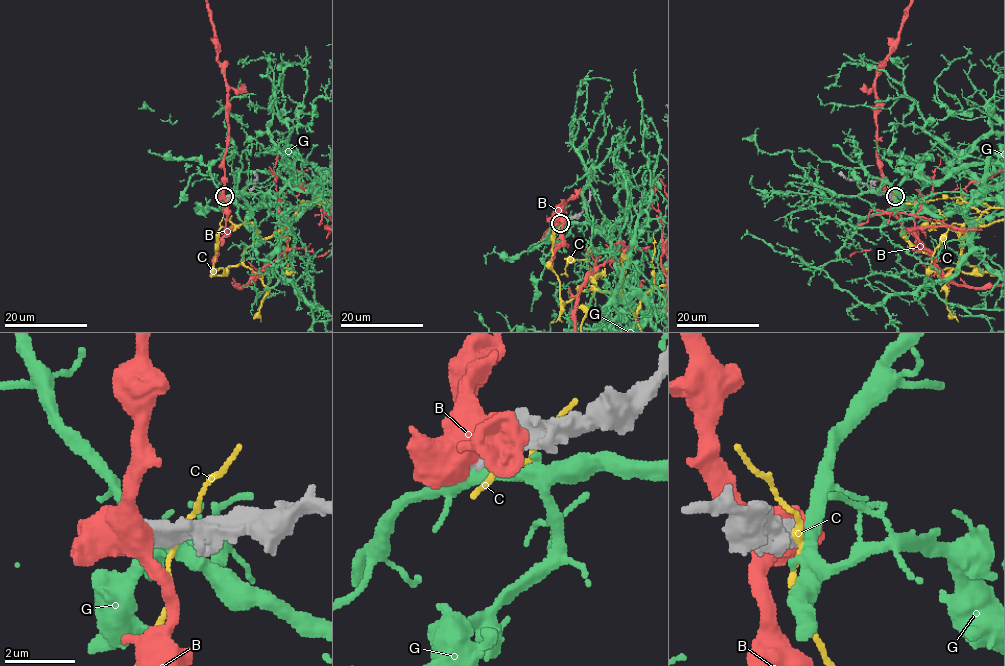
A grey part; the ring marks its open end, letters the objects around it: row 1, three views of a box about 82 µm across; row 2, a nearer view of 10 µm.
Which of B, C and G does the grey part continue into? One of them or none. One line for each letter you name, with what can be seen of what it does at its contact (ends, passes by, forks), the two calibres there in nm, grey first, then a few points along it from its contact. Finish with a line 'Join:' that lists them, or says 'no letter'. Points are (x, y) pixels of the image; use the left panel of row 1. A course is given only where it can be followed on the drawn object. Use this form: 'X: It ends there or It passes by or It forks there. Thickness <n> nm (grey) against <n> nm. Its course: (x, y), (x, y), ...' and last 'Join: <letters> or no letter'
Join: no letter

